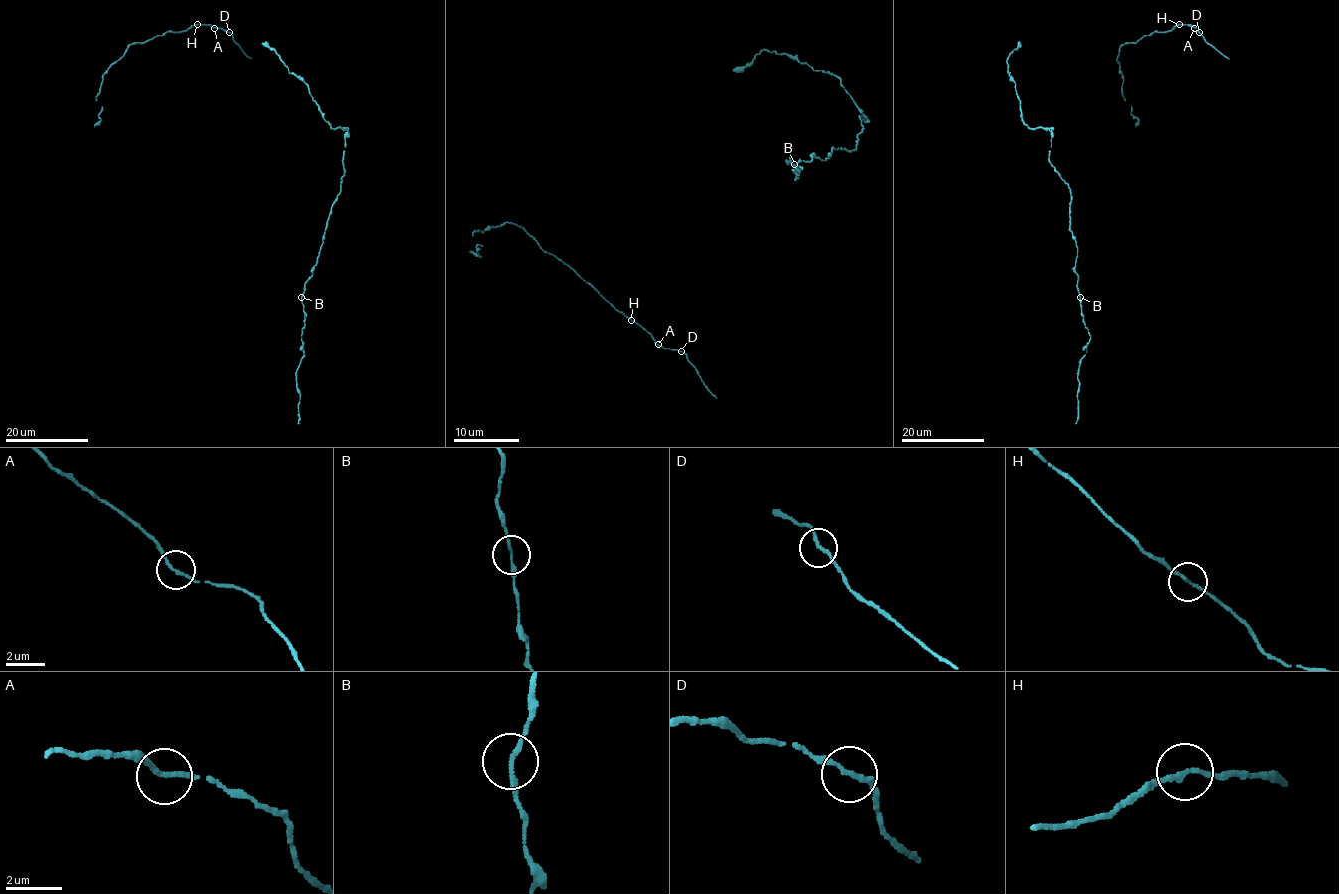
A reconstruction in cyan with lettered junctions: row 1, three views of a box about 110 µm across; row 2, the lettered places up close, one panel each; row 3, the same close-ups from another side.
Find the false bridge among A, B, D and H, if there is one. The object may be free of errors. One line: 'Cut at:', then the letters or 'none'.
Cut at: none

